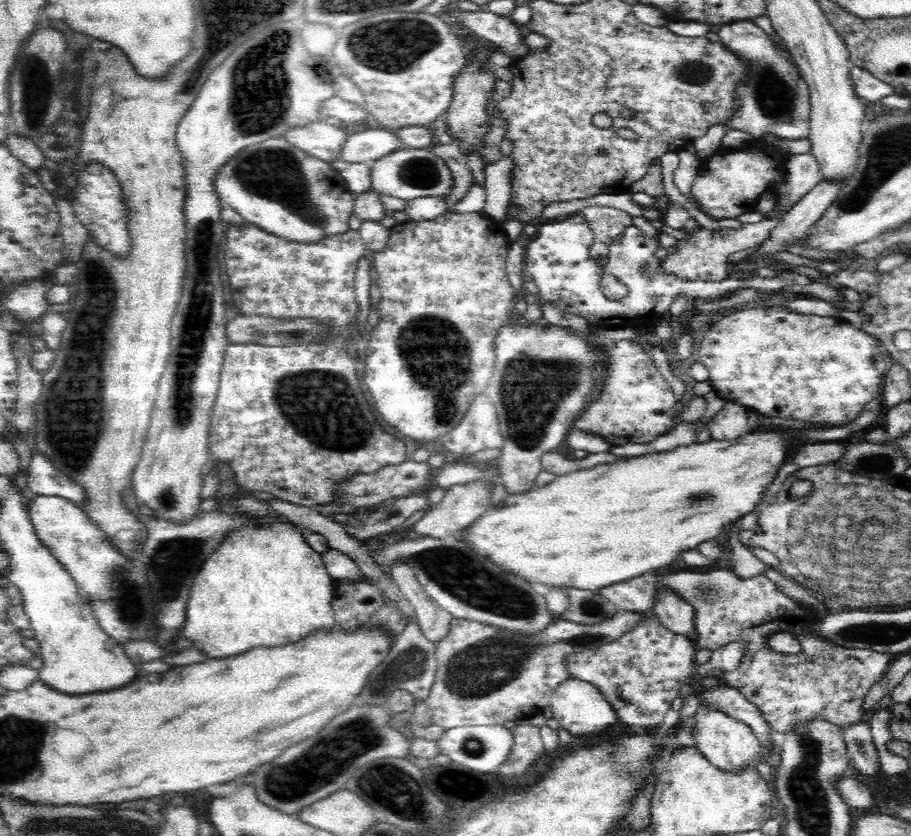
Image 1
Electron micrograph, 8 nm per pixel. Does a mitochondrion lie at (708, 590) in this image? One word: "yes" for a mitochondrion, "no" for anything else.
yes

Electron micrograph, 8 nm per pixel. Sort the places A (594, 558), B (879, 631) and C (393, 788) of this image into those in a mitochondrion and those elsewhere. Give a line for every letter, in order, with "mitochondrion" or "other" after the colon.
A: other
B: mitochondrion
C: mitochondrion

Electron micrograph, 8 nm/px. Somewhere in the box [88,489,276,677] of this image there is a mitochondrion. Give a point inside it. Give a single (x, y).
(172, 561)

